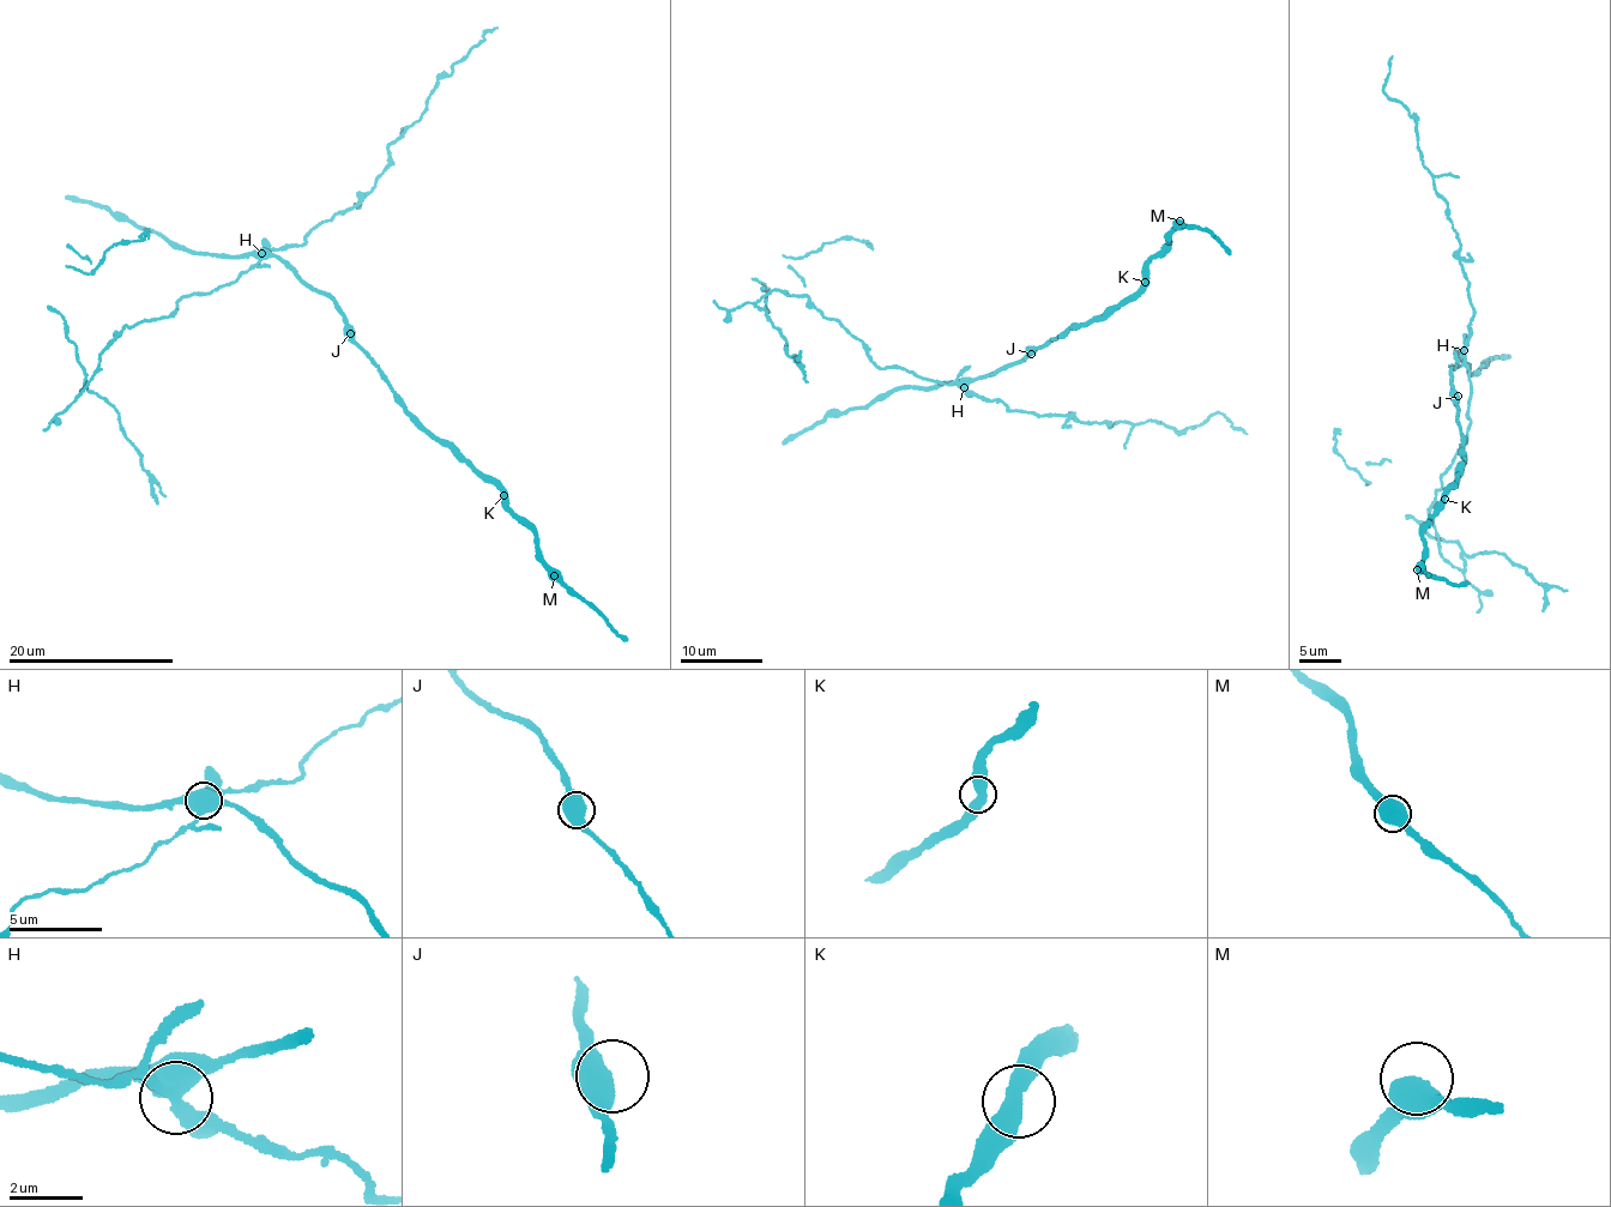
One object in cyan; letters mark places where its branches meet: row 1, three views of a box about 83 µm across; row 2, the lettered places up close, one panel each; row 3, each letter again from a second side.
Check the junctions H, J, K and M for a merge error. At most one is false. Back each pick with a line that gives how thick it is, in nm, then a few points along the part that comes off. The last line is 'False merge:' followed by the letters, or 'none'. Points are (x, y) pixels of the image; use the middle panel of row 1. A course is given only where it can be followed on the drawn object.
H: 440 nm
False merge: H

